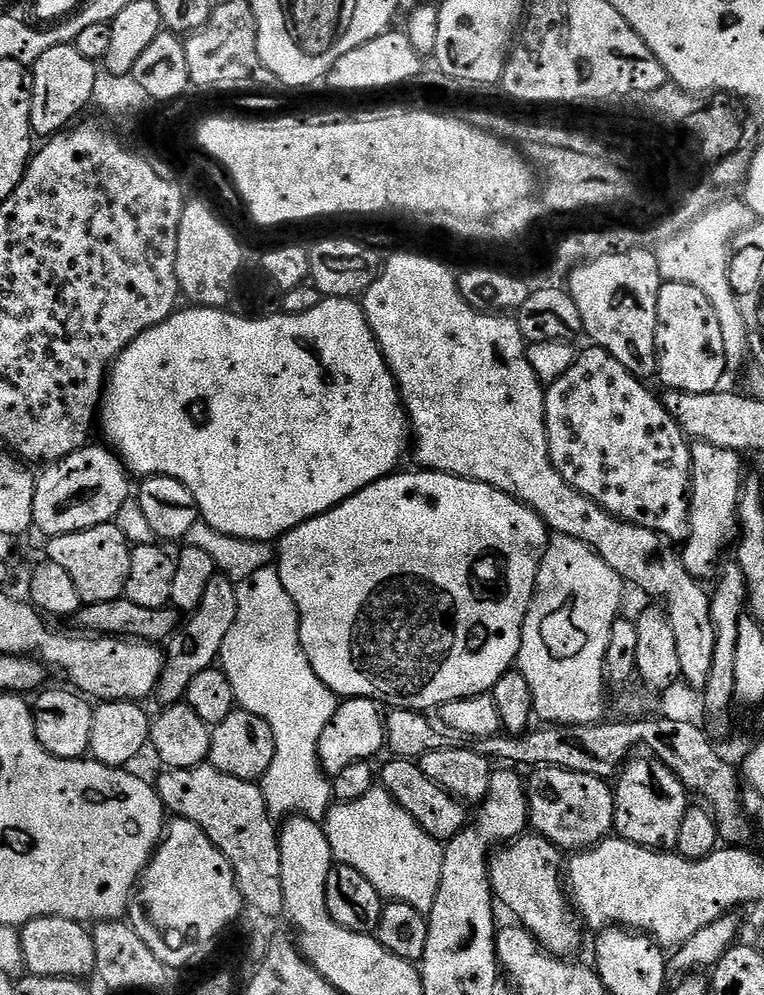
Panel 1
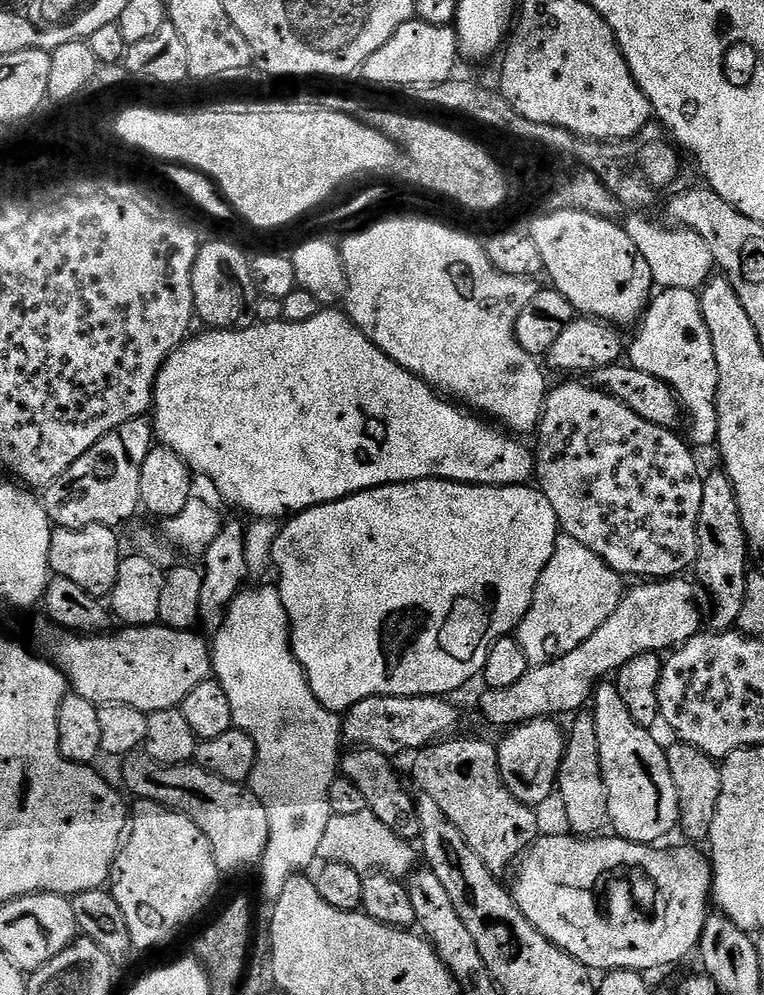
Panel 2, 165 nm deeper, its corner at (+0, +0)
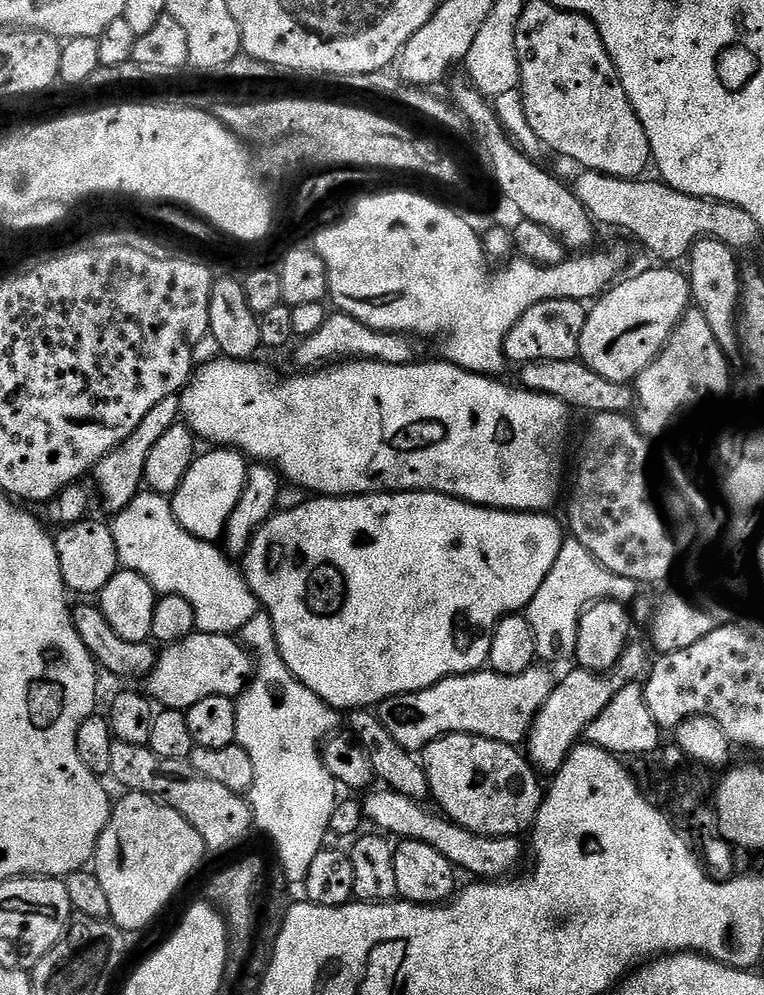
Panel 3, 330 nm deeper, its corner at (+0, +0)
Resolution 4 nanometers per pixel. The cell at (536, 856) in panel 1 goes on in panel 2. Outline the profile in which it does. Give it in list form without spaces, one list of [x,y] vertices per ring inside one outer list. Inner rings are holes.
[[[448,738],[423,749],[413,759],[417,759],[412,764],[412,776],[416,779],[417,789],[430,794],[430,798],[434,798],[434,802],[438,802],[438,806],[442,806],[442,814],[446,814],[446,818],[450,818],[450,822],[454,822],[454,826],[458,826],[458,830],[462,830],[462,838],[466,838],[466,842],[470,842],[474,854],[478,854],[478,858],[482,858],[482,862],[486,862],[490,871],[504,874],[508,867],[511,869],[523,857],[534,841],[540,839],[542,829],[540,829],[540,820],[536,817],[537,809],[518,802],[518,798],[514,798],[514,794],[510,794],[500,773],[495,743],[487,744],[484,740],[452,739],[456,738]]]

